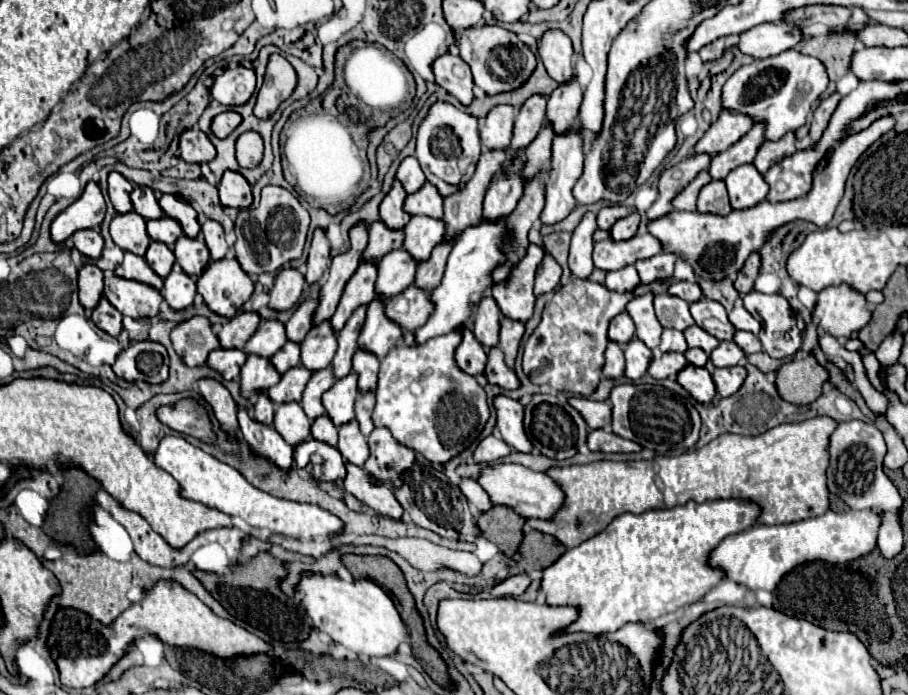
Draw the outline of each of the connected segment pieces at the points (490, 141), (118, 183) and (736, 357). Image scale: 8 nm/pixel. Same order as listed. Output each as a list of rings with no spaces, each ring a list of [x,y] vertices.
[[[510,104],[494,106],[484,118],[484,126],[480,130],[480,140],[484,148],[506,148],[512,138],[516,110]]]
[[[110,172],[110,176],[108,176],[108,194],[110,194],[110,200],[116,208],[116,212],[124,214],[124,212],[132,210],[130,192],[132,192],[132,184],[122,174]]]
[[[720,342],[718,348],[710,352],[710,362],[714,366],[736,366],[744,358],[744,352],[734,342]]]

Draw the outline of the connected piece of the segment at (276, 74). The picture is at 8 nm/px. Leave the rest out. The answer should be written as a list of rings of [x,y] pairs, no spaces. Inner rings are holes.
[[[272,54],[266,64],[264,84],[256,96],[254,114],[258,118],[268,118],[280,102],[284,102],[296,86],[296,72],[286,58],[280,54]]]

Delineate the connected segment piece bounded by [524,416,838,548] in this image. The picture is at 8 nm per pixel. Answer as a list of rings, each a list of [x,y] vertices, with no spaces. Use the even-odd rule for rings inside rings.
[[[818,416],[818,418],[812,418],[812,420],[804,420],[800,424],[780,424],[760,436],[740,436],[740,434],[724,434],[724,436],[718,436],[716,440],[712,440],[710,444],[706,444],[704,448],[698,448],[694,452],[684,452],[680,456],[656,456],[652,460],[636,460],[636,462],[590,462],[590,464],[572,464],[572,466],[564,466],[564,468],[550,468],[546,470],[546,474],[560,486],[560,490],[564,492],[564,502],[562,506],[558,508],[558,512],[548,518],[548,520],[540,520],[540,518],[526,518],[526,528],[534,528],[534,530],[540,530],[540,532],[546,532],[550,536],[554,536],[558,542],[562,542],[566,548],[574,548],[578,544],[582,544],[584,540],[596,536],[598,532],[602,532],[616,516],[624,514],[624,512],[632,512],[632,514],[642,514],[646,510],[660,510],[660,508],[672,508],[672,506],[678,506],[678,504],[686,504],[690,500],[694,502],[708,502],[708,500],[728,500],[728,498],[740,498],[744,502],[756,502],[758,508],[760,508],[760,516],[756,518],[756,526],[760,524],[784,524],[784,522],[796,522],[796,520],[804,520],[804,518],[812,518],[812,516],[820,516],[828,510],[828,488],[826,488],[826,480],[824,480],[824,472],[828,468],[828,452],[826,452],[826,446],[828,446],[828,436],[834,432],[836,428],[836,420],[832,418],[826,418],[826,416]]]

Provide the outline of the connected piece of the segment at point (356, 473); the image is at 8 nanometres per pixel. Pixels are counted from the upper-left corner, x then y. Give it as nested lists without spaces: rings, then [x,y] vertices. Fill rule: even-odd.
[[[346,462],[346,476],[342,480],[342,488],[382,516],[398,520],[402,514],[402,506],[394,498],[392,490],[386,484],[380,484],[380,480],[376,480],[370,472],[356,464]]]

